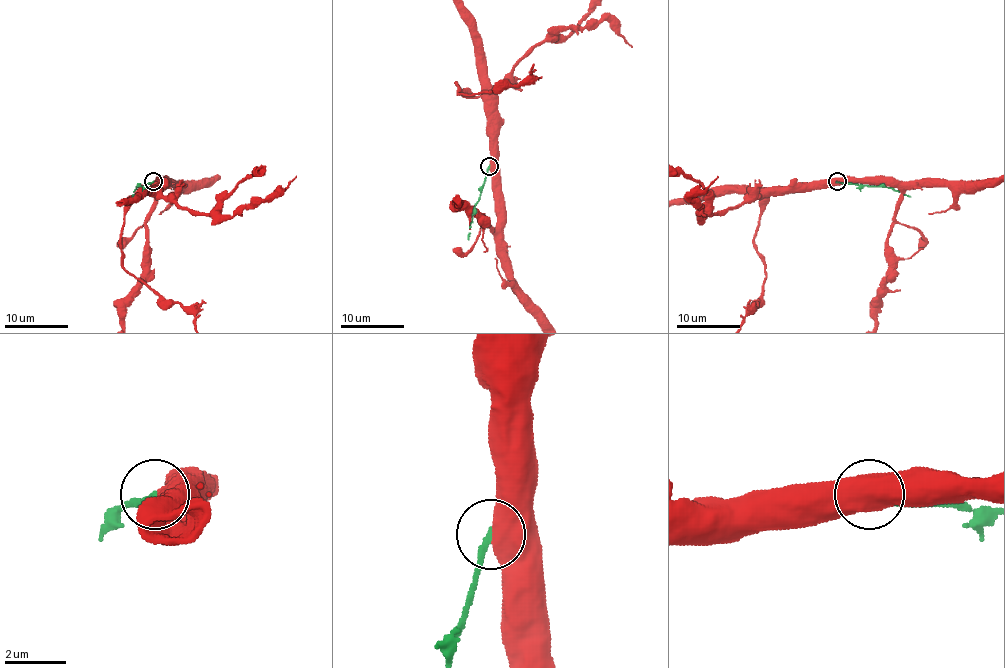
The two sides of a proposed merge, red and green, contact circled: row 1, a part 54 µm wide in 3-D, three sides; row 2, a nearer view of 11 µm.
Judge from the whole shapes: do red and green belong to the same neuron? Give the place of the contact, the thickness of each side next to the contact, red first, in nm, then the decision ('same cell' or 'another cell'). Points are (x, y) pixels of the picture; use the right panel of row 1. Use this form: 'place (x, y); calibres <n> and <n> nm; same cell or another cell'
place (837, 181); calibres 800 and 200 nm; another cell

